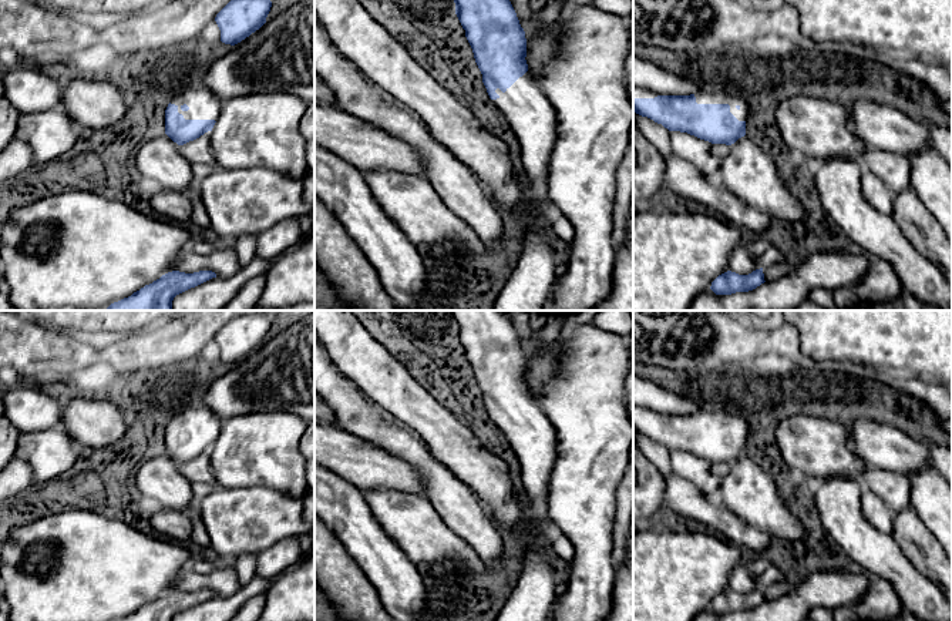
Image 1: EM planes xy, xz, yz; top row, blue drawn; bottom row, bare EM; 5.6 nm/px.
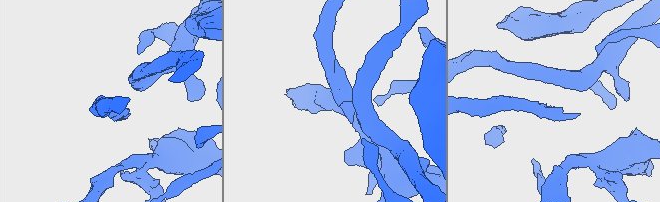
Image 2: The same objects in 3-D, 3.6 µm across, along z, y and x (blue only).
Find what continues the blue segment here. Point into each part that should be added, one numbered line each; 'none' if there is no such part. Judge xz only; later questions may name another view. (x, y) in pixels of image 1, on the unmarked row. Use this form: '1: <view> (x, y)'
1: xz (531, 435)

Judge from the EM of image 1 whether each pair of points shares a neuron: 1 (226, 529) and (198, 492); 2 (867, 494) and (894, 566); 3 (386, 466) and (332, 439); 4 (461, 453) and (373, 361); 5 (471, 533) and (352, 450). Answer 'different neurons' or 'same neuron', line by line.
1: different neurons
2: different neurons
3: same neuron
4: same neuron
5: different neurons

